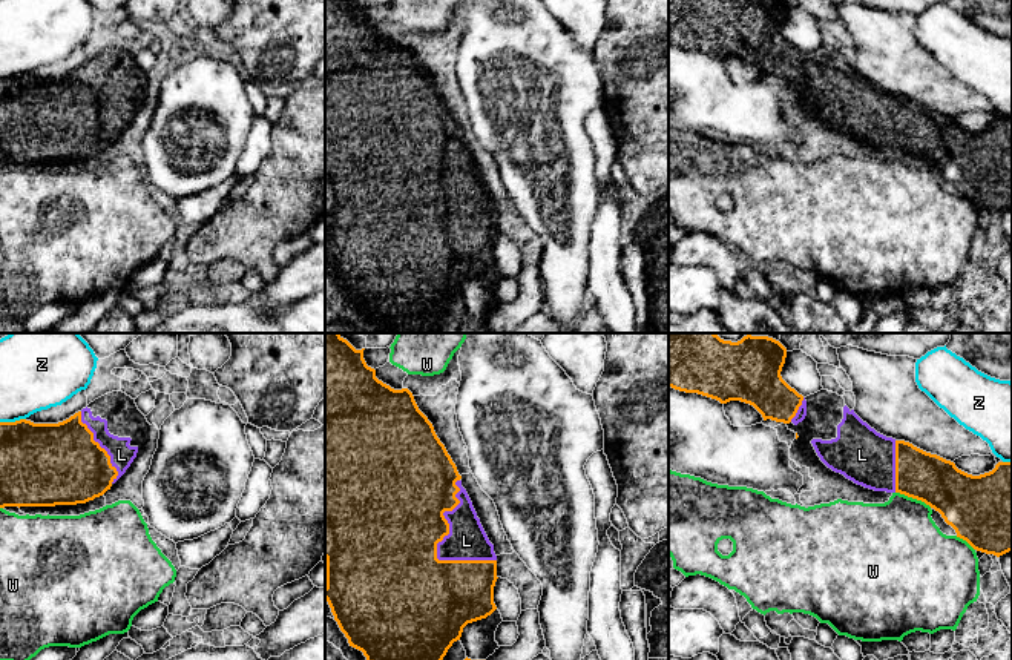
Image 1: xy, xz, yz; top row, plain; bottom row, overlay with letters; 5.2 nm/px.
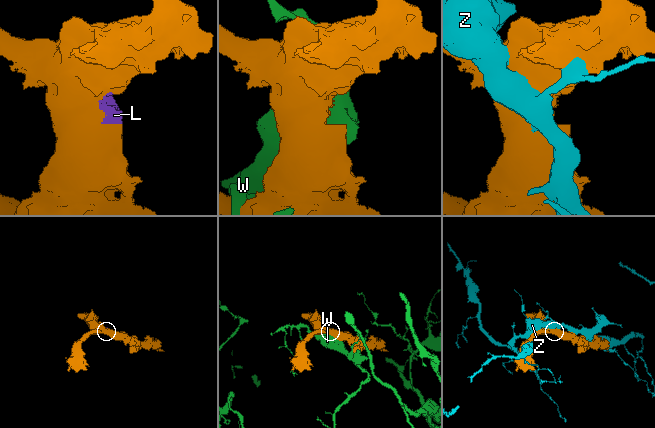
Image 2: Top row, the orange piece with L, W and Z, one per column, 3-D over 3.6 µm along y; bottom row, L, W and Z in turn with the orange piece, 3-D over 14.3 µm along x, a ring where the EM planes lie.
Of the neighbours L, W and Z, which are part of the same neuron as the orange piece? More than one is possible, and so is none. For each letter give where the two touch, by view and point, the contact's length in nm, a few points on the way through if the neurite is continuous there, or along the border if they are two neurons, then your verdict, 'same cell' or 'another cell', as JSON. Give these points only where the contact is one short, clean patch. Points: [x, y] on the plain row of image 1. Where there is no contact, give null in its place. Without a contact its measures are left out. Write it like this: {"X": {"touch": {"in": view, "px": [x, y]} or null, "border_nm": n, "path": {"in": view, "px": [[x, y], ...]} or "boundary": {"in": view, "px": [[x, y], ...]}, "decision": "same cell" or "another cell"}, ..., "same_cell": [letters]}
{"L": {"touch": {"in": "xz", "px": [436, 201]}, "border_nm": 480, "decision": "same cell"}, "W": {"touch": {"in": "yz", "px": [914, 154]}, "border_nm": 200, "decision": "another cell"}, "Z": {"touch": {"in": "xy", "px": [13, 79]}, "border_nm": 140, "decision": "another cell"}, "same_cell": ["L"]}

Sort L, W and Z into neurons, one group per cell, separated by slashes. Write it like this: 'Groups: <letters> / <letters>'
Groups: L / W / Z

